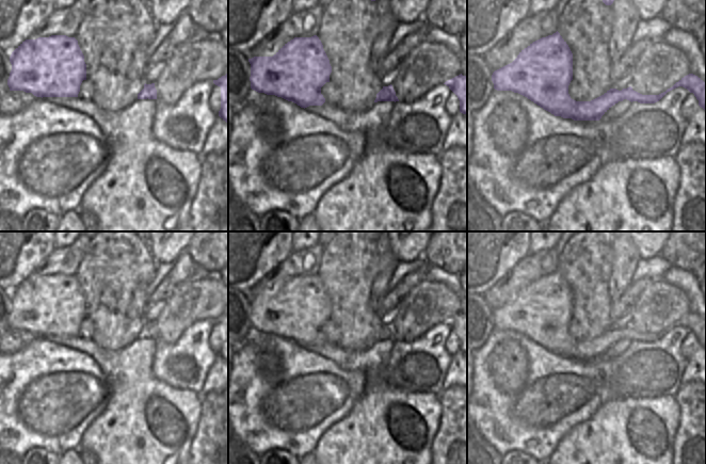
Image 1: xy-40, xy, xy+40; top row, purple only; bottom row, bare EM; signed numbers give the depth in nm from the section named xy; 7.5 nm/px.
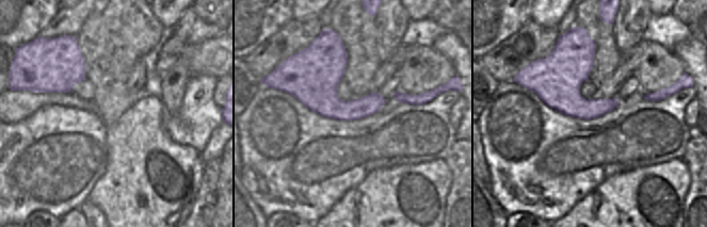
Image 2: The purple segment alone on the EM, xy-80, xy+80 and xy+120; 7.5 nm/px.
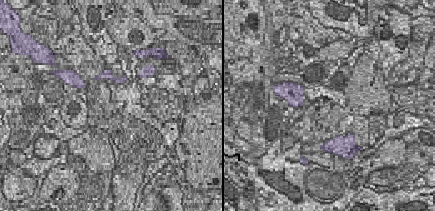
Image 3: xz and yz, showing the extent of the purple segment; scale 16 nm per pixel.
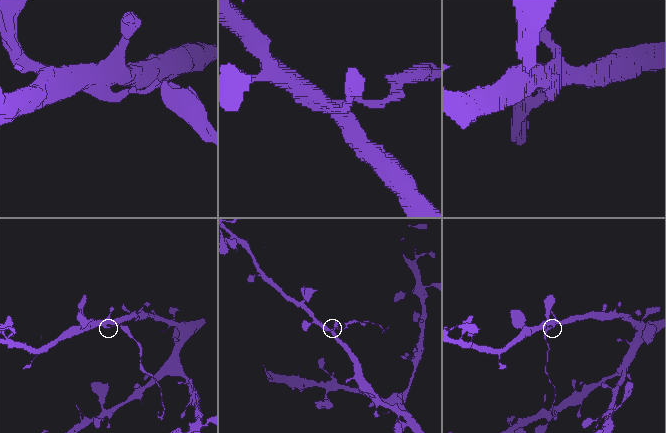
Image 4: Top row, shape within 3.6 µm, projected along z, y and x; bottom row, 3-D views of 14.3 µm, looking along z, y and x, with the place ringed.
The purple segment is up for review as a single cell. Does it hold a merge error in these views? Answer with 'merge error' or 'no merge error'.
merge error

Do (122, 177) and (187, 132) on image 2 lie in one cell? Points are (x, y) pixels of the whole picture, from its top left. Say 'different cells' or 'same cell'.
different cells

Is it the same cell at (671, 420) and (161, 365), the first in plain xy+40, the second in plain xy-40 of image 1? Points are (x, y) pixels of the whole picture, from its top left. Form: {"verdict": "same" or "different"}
{"verdict": "different"}

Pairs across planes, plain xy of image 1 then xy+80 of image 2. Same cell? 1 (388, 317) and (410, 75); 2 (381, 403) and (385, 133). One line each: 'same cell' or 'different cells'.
1: different cells
2: different cells

